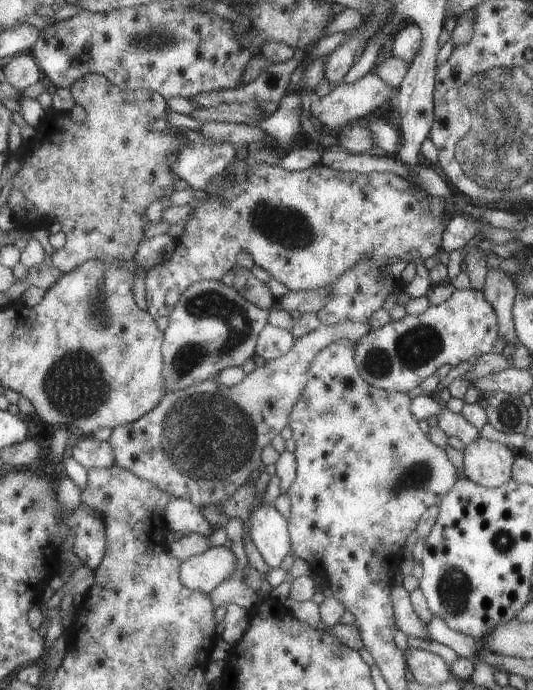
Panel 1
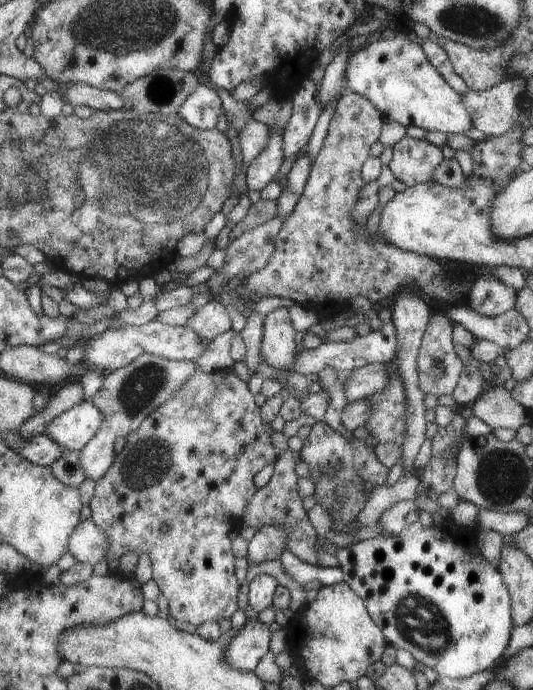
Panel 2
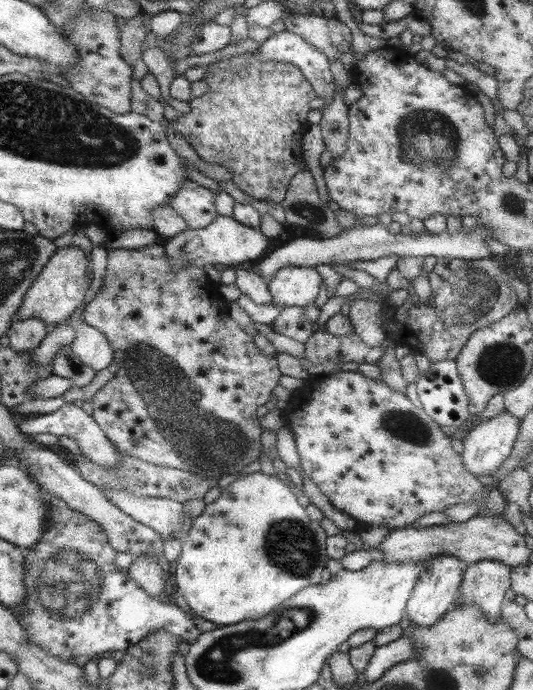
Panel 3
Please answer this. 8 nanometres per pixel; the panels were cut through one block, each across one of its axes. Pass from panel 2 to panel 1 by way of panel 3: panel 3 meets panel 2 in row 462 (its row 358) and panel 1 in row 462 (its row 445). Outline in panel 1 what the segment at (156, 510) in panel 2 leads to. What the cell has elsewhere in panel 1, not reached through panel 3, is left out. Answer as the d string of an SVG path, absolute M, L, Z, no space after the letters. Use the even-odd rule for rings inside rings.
M353 320L337 322L323 326L320 324L309 334L293 339L287 352L273 360L265 361L262 366L244 374L243 380L233 386L216 384L213 379L205 379L187 388L165 393L159 402L148 413L128 425L117 426L107 438L113 446L114 464L132 471L157 486L175 498L191 502L195 506L209 506L224 502L239 486L243 485L253 472L259 468L259 454L263 446L271 442L275 434L287 424L287 414L295 408L299 396L307 384L308 368L317 354L336 340L359 341L371 330L368 321L353 322Z

